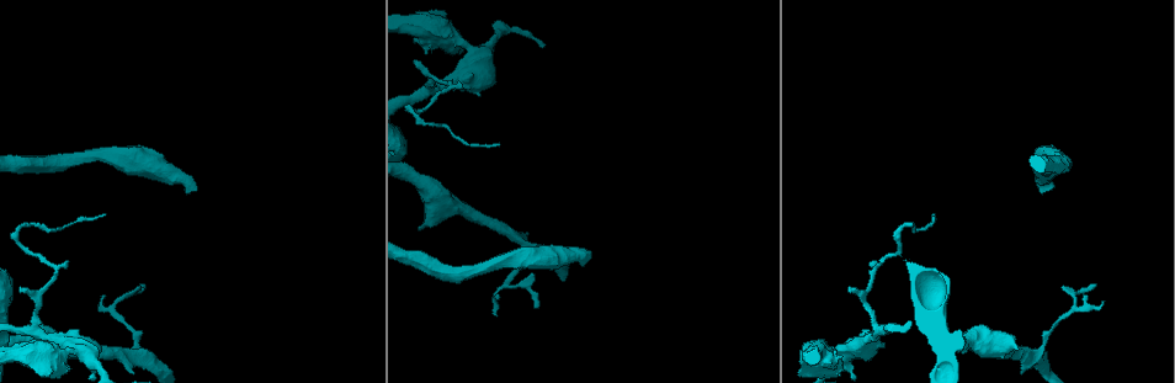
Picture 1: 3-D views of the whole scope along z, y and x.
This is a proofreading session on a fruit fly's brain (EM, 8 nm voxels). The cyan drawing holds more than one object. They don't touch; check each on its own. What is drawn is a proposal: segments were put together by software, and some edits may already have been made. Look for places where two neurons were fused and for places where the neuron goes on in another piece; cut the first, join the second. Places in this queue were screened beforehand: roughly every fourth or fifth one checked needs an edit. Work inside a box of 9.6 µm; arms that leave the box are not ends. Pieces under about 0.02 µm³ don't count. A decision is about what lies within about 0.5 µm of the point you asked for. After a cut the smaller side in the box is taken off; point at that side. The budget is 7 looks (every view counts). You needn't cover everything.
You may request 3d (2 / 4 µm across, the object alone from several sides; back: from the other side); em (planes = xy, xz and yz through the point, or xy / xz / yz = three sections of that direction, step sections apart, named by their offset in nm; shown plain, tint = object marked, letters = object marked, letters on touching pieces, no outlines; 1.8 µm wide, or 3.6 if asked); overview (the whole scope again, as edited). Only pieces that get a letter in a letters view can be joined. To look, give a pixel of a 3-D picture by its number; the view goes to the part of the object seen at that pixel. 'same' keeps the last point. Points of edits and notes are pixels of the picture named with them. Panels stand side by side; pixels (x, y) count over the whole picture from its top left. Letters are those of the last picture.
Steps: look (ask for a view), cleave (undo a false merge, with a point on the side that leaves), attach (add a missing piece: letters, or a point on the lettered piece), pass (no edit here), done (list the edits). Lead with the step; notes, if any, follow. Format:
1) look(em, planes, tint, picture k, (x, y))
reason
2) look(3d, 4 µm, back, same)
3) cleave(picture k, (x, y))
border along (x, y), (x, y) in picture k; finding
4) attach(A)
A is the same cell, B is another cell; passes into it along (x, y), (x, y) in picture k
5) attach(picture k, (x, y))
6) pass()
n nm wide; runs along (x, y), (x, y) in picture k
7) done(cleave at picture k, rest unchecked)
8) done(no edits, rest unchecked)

look(3d, 4 µm, picture 1, (427, 92))
three-way junction

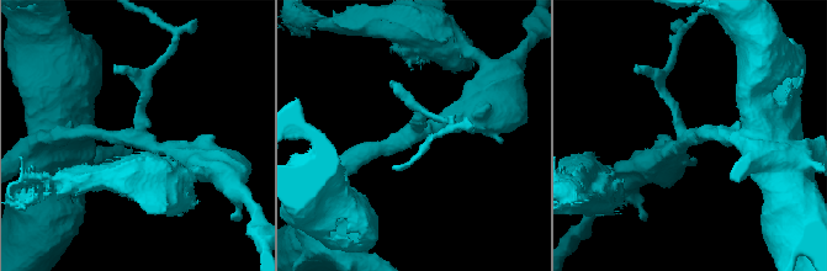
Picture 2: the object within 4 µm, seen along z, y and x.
look(em, xz, step 8, letters, picture 2, (139, 139))

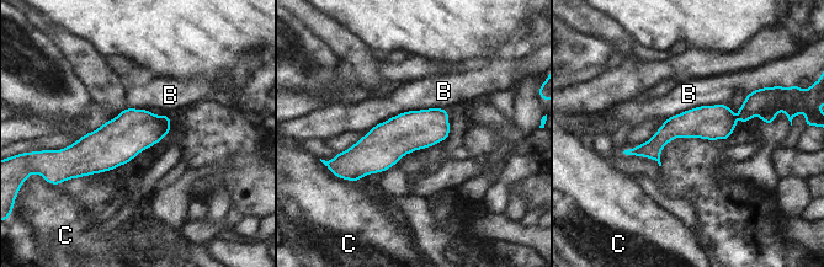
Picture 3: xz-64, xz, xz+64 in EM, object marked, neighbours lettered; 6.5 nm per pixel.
pass()
B and C are other cells; all the same neuron

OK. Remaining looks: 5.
look(3d, 4 µm, picture 1, (537, 306))
thin end

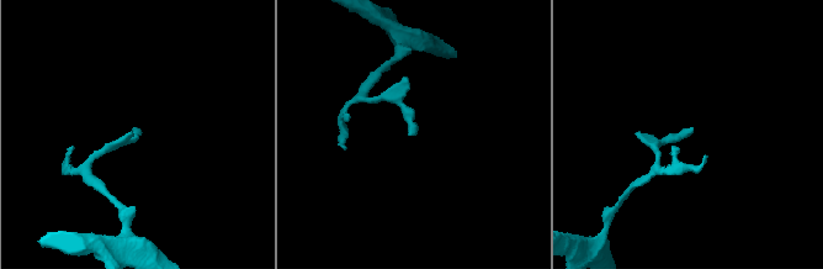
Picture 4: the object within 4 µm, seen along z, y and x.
look(em, xy, step 8, plain, picture 4, (690, 130))
now the EM

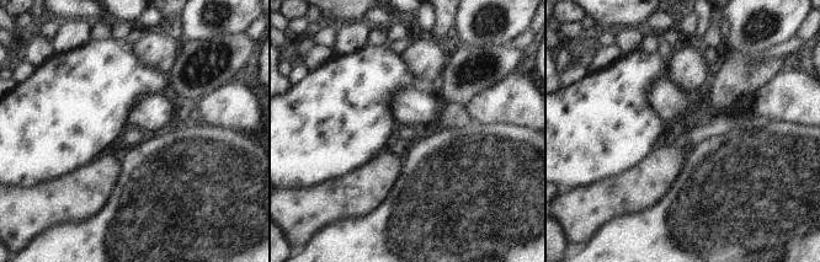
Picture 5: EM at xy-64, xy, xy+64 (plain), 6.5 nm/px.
look(em, xy, step 8, letters, same)

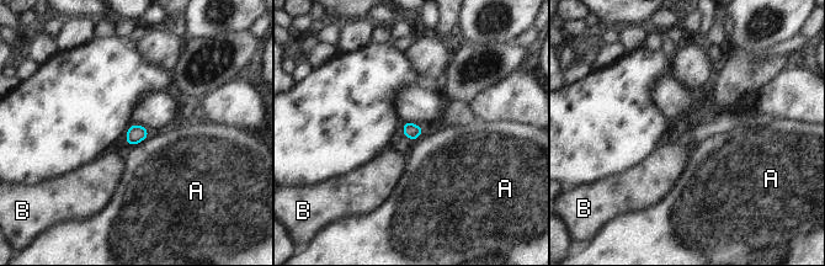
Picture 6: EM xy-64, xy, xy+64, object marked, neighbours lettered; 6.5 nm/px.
pass()
A and B are other cells; border along (150, 133), (129, 147) in picture 6; none of them fits

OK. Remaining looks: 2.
look(em, planes, tint, picture 1, (1037, 352))
calibre changes

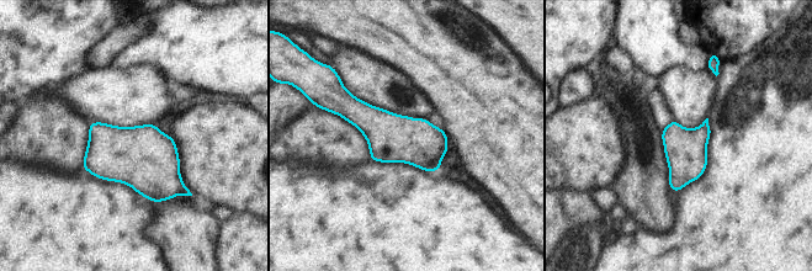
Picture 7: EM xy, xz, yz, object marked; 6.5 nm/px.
look(em, planes, letters, same)
what lies round it

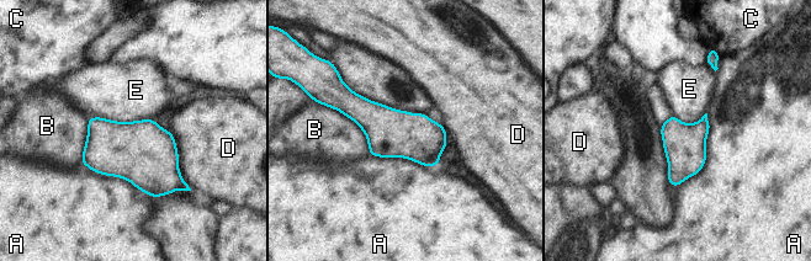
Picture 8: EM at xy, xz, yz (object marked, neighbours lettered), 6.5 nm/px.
pass()
A, B, C, D and E are other cells; border along (89, 116), (117, 121), (152, 118) in picture 8; one neuron here

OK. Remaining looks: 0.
done(no edits, rest unchecked)

